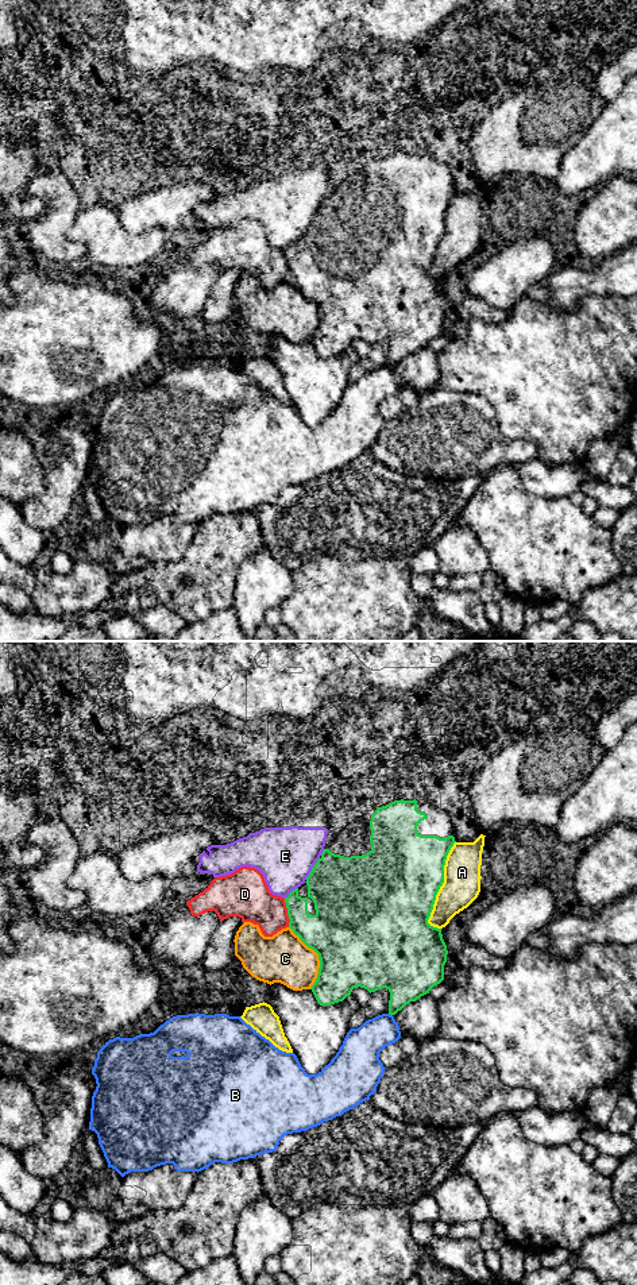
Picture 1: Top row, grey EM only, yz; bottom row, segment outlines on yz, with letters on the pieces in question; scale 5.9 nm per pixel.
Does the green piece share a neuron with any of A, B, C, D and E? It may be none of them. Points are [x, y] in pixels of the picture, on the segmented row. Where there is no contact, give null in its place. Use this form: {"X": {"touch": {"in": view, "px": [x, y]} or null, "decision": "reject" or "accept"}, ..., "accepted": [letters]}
{"A": {"touch": {"in": "yz", "px": [440, 886]}, "decision": "reject"}, "B": {"touch": {"in": "yz", "px": [390, 1014]}, "decision": "reject"}, "C": {"touch": {"in": "yz", "px": [319, 957]}, "decision": "reject"}, "D": {"touch": {"in": "yz", "px": [288, 913]}, "decision": "reject"}, "E": {"touch": {"in": "yz", "px": [312, 868]}, "decision": "reject"}, "accepted": []}

